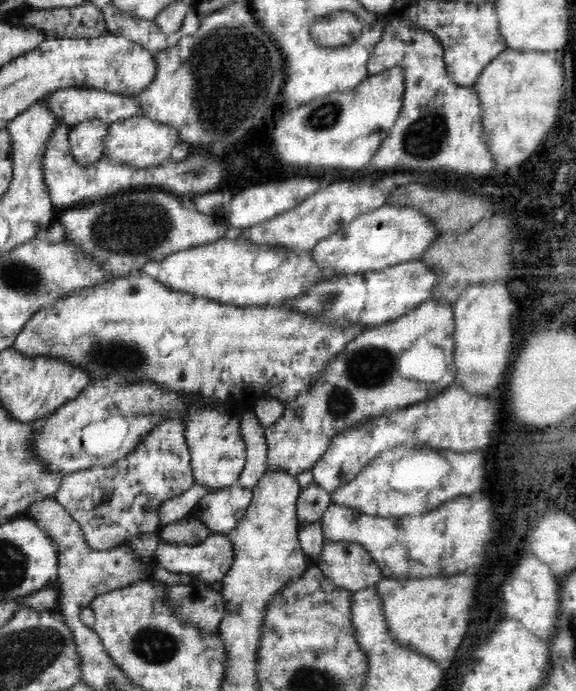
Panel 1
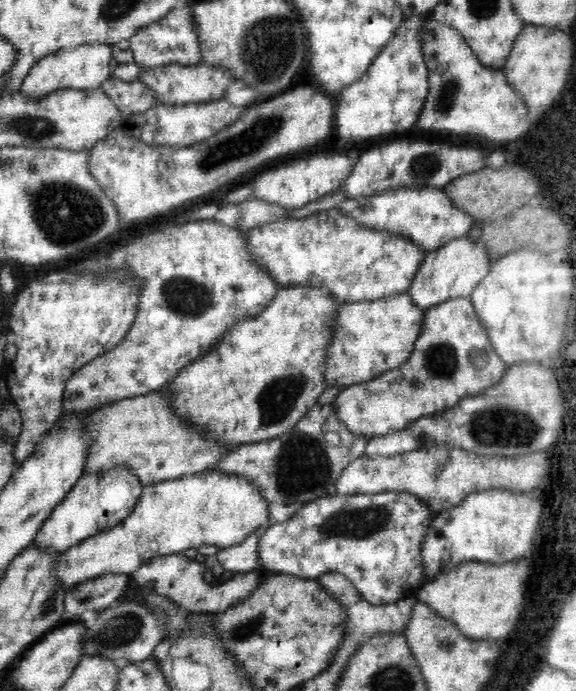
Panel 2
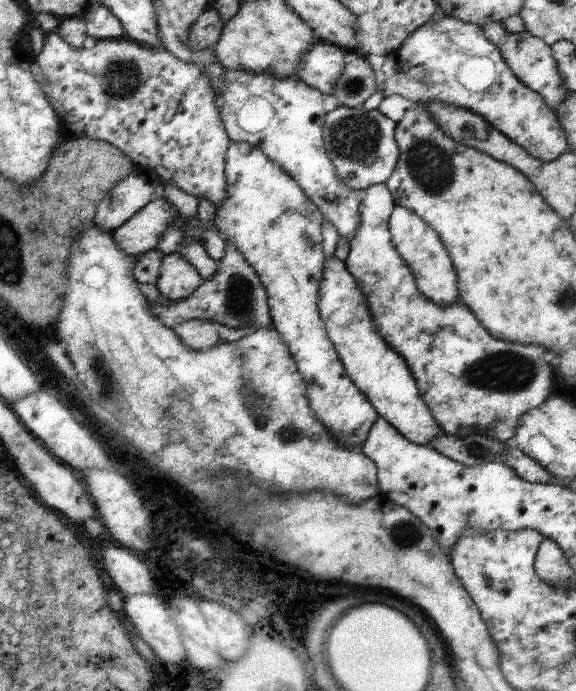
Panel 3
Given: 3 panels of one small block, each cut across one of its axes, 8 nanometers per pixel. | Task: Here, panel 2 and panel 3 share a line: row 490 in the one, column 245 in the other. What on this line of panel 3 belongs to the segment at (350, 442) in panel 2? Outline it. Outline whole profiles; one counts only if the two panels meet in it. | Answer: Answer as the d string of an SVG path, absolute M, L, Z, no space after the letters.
M226 243L225 254L220 258L219 264L213 278L202 282L187 298L168 301L160 296L158 302L150 303L147 300L150 313L170 329L183 321L201 318L212 323L218 322L227 328L271 327L263 285L234 245Z

